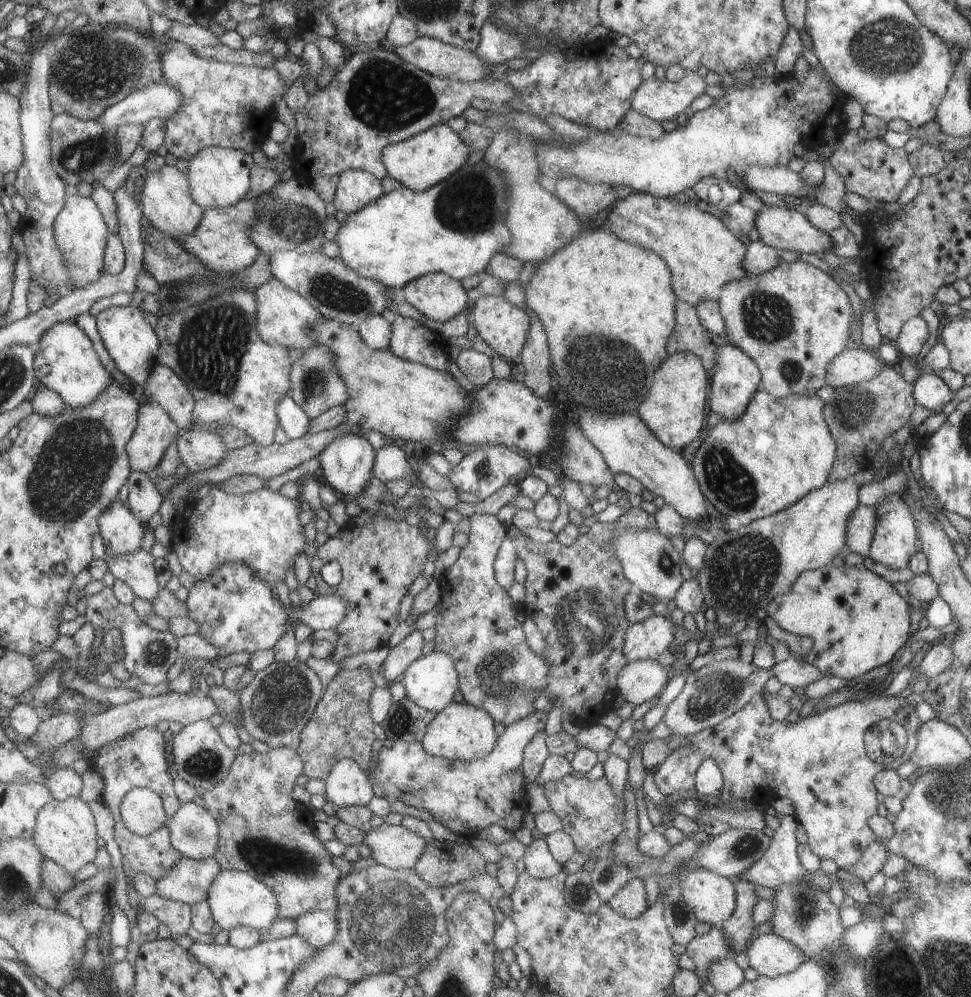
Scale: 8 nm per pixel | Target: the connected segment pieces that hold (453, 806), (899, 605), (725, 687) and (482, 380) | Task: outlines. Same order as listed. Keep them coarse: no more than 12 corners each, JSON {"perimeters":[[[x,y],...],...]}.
{"perimeters":[[[547,710],[489,755],[431,756],[386,738],[373,796],[423,808],[464,838],[523,828],[522,752]],[[863,565],[799,575],[764,608],[851,680],[891,660],[909,606]],[[791,657],[769,669],[739,658],[686,673],[661,721],[684,737],[740,711],[775,676],[807,682]],[[475,348],[456,356],[457,368],[474,388],[494,377],[491,359]]]}

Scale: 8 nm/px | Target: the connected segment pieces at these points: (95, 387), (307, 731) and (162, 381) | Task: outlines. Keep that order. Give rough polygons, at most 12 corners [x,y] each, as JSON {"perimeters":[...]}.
{"perimeters":[[[73,320],[46,330],[38,380],[73,408],[114,382]],[[339,670],[295,748],[308,779],[344,758],[368,768],[375,688]],[[157,362],[143,389],[181,432],[196,398],[172,368]]]}

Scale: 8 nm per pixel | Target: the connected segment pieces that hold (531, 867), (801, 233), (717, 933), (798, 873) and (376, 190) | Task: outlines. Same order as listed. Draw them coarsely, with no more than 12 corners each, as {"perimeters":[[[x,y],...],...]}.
{"perimeters":[[[544,839],[524,846],[524,872],[536,879],[561,870]],[[762,205],[753,226],[767,246],[830,251],[834,240],[799,210]],[[717,926],[686,944],[699,981],[713,959],[730,958],[730,945]],[[783,815],[767,850],[735,880],[776,889],[805,881],[827,892],[821,870],[799,862],[798,820]],[[345,170],[332,200],[338,218],[383,194],[379,178]]]}

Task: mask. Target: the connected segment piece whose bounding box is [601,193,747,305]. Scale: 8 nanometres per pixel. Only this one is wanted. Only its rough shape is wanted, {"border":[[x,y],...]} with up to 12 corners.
{"border":[[633,193],[601,228],[662,257],[677,301],[718,302],[746,245],[693,203]]}

